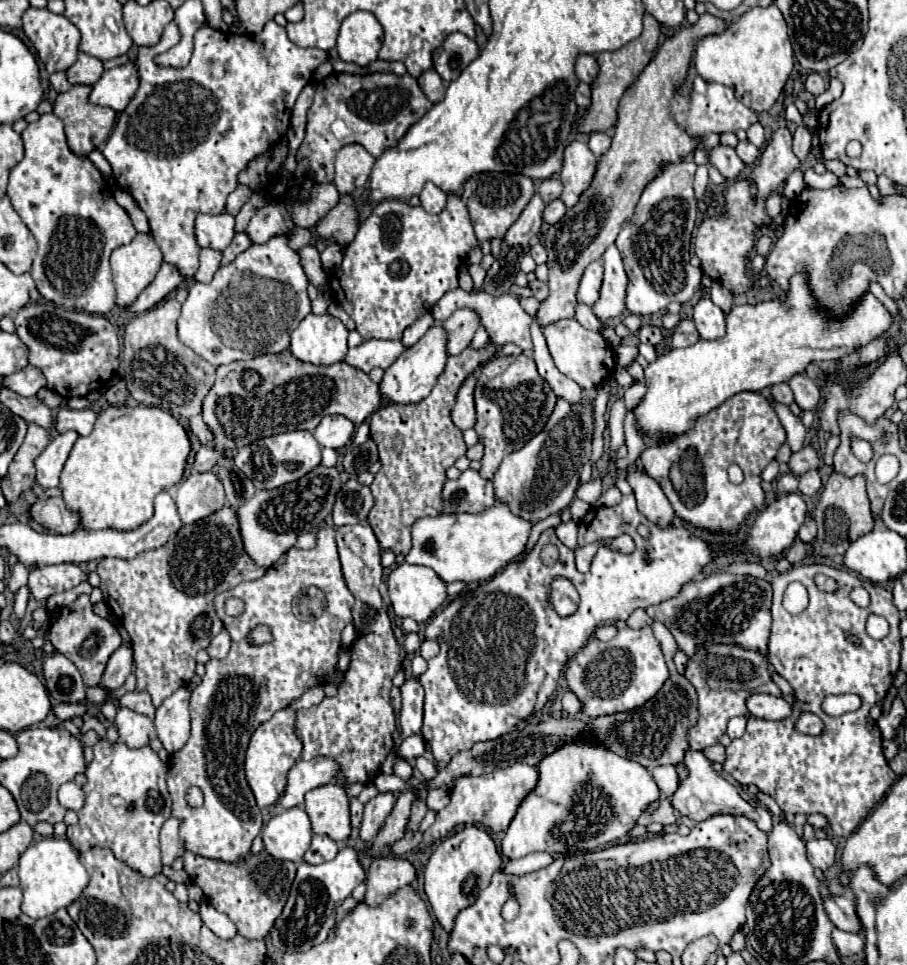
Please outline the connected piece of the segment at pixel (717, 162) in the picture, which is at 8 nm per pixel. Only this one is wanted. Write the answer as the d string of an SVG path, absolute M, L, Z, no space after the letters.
M724 144L714 146L712 150L708 150L708 160L728 180L736 180L744 170L744 162L736 156L732 146L724 146Z

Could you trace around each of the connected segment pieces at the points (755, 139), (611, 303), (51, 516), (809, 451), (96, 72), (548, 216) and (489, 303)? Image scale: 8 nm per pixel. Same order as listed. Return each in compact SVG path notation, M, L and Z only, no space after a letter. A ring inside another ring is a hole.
M756 122L756 124L752 124L750 128L748 128L748 140L756 146L756 148L762 148L764 146L764 128L760 126L760 122Z
M612 244L604 252L604 282L600 288L598 302L590 308L596 318L608 320L620 316L624 308L624 292L626 292L626 272L622 266L622 256L618 248Z
M52 498L52 506L48 506L44 500L36 500L30 506L30 518L56 534L72 534L82 528L80 514L68 510L62 498Z
M804 446L802 450L794 452L788 460L788 466L790 466L790 472L796 474L796 476L802 476L804 472L812 470L812 468L820 468L820 458L816 454L816 450L812 446Z
M80 52L76 64L68 68L68 80L70 80L70 84L88 84L88 86L92 86L102 76L102 72L104 72L104 66L98 58Z
M560 198L548 202L544 208L544 220L548 224L556 224L556 220L560 220L564 214L566 214L566 204Z
M456 288L452 292L446 292L440 300L440 304L436 304L436 308L432 310L434 318L438 322L444 322L448 320L448 316L452 316L452 312L460 310L460 308L468 308L472 312L478 314L480 318L480 326L488 332L490 336L490 342L494 344L506 344L506 342L512 342L516 346L520 346L524 352L530 352L532 350L532 340L530 340L530 324L532 324L532 316L526 314L522 310L522 306L518 304L518 298L508 294L508 296L490 296L486 292L466 292L462 288Z

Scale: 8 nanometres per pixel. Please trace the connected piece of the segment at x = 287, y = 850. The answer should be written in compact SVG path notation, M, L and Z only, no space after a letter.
M288 808L270 818L262 830L264 850L278 860L302 862L312 838L308 814L302 808Z

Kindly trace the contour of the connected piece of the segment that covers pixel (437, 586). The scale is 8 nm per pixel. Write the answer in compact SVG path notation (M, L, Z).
M404 562L388 574L388 598L398 618L426 622L446 602L446 584L436 576L436 572L432 572L432 568Z

